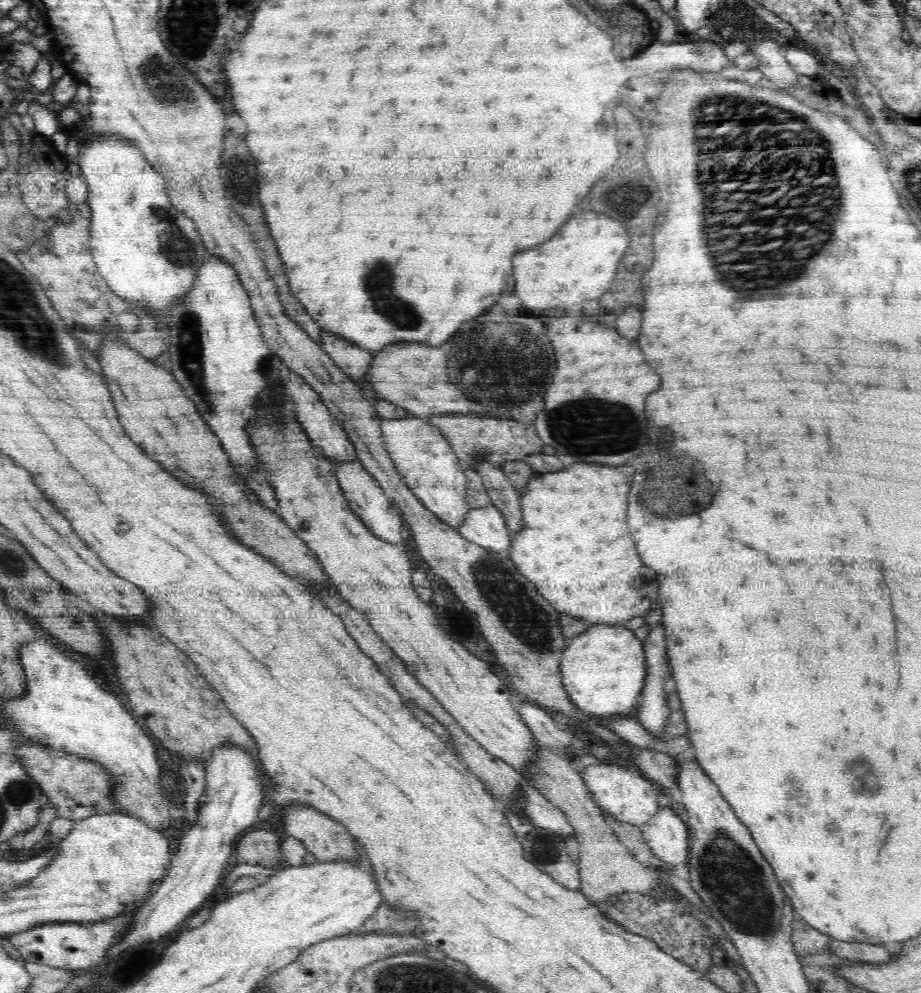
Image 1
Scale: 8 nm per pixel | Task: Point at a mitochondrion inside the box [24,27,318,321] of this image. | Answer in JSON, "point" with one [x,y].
{"point":[161,78]}

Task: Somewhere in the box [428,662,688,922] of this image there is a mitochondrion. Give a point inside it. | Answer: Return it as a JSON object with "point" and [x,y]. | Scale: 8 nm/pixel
{"point":[544,848]}

